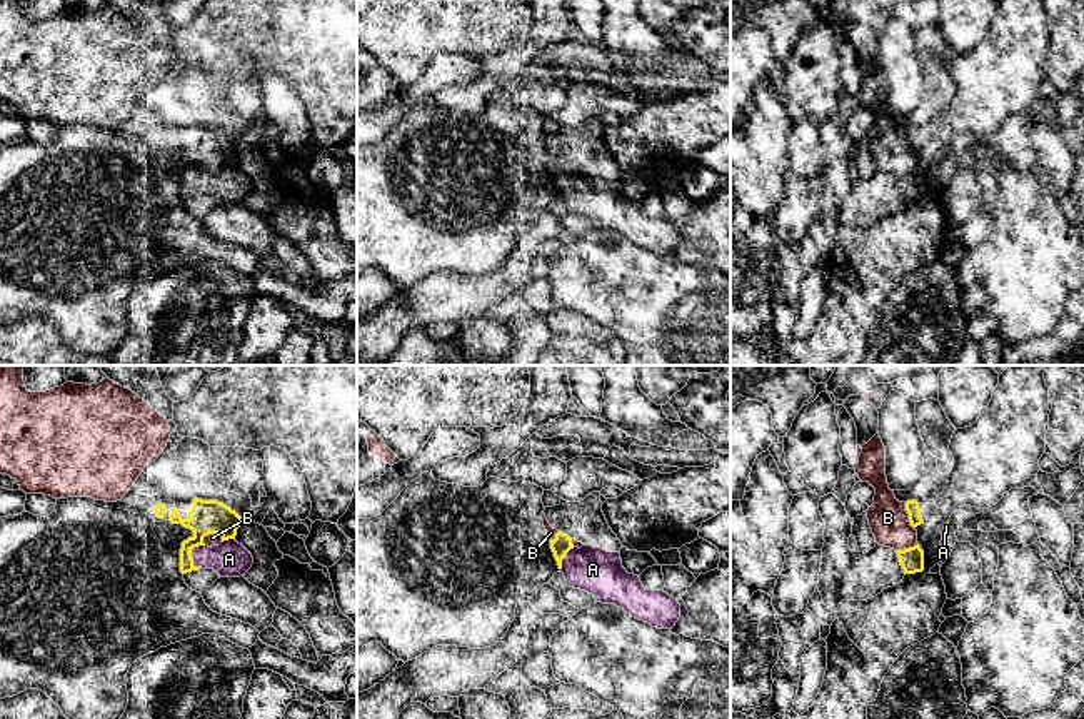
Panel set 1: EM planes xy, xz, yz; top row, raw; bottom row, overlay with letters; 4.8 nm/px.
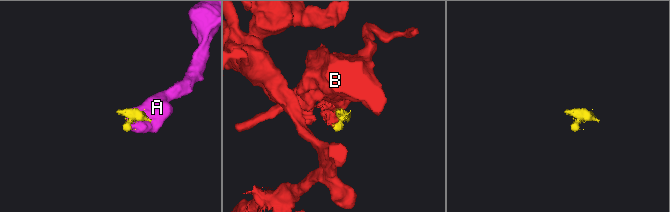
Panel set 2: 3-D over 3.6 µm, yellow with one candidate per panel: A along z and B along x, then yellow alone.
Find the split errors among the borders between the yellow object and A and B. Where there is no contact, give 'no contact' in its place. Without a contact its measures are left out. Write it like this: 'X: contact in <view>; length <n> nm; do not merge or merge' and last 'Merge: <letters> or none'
A: contact in xy; length 130 nm; merge
B: contact in xy; length 110 nm; do not merge
Merge: A

